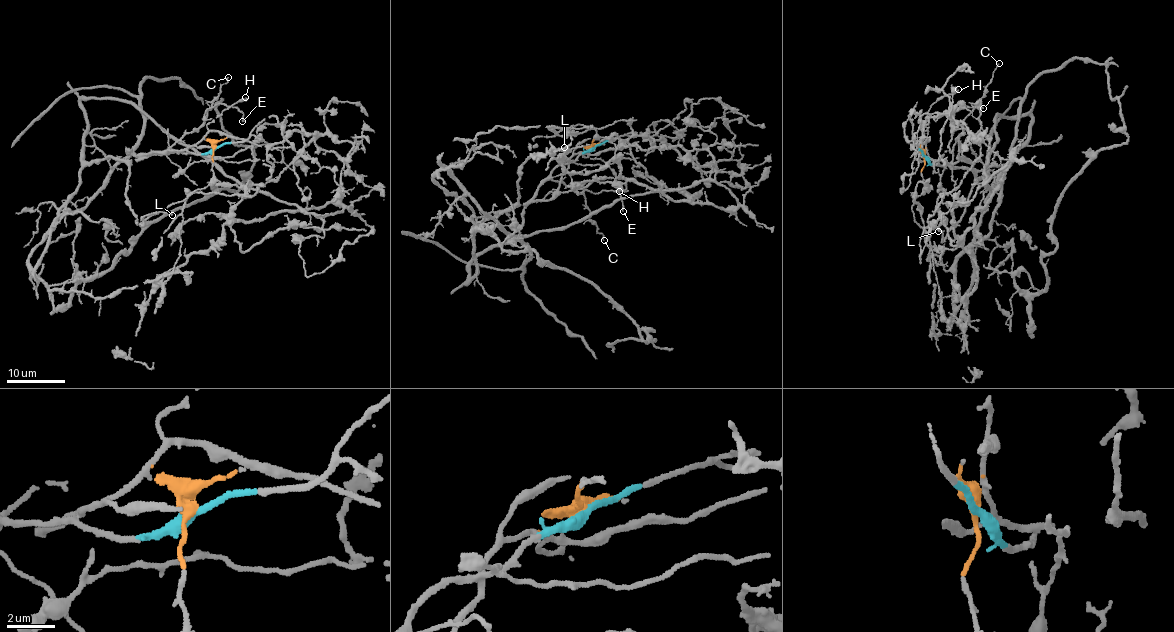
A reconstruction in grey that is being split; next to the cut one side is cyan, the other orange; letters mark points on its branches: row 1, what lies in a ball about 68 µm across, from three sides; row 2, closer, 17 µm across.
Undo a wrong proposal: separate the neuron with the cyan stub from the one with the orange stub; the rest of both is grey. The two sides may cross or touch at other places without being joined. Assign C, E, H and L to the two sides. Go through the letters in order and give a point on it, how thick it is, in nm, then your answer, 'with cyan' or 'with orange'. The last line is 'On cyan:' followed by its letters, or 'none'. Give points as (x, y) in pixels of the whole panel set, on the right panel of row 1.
C: place (999, 63); calibre 130 nm; with cyan
E: place (983, 108); calibre 180 nm; with cyan
H: place (958, 89); calibre 190 nm; with orange
L: place (938, 231); calibre 260 nm; with orange
On cyan: C, E

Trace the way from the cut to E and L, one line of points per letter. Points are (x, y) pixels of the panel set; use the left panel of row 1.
E: (216, 148), (195, 155), (168, 150), (197, 129), (204, 113), (215, 105), (237, 107), (243, 122)
L: (216, 148), (210, 185), (159, 212), (145, 215), (137, 222), (165, 211), (172, 215)

